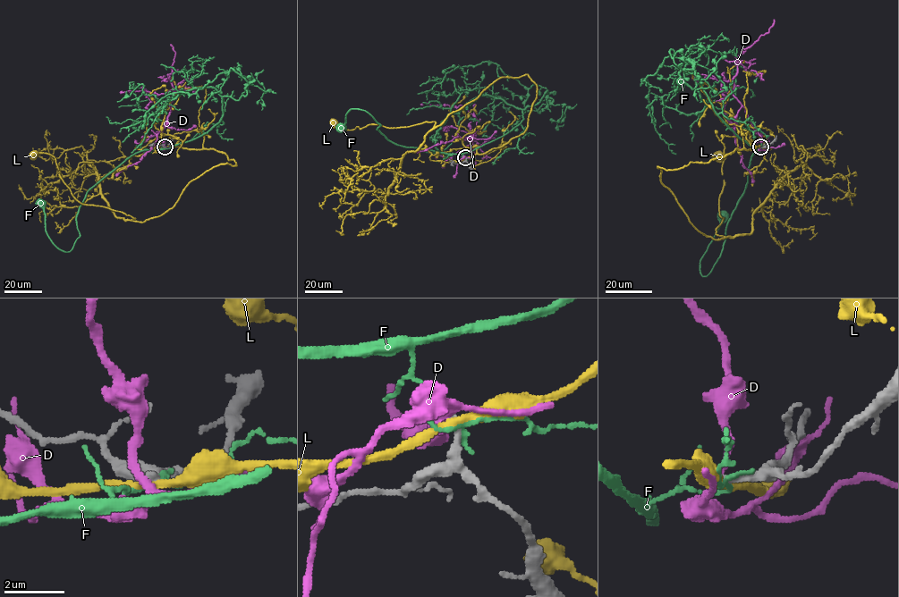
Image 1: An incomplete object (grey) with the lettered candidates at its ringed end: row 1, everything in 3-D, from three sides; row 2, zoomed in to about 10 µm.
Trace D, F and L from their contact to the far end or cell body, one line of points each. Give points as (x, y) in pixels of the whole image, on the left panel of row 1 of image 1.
D: (165, 147), (161, 129), (171, 110), (172, 97), (177, 94), (172, 89), (158, 95), (148, 91), (120, 91)
F: (165, 147), (131, 155), (87, 192), (77, 215), (80, 235), (69, 251), (60, 250), (50, 239), (40, 203)
L: (165, 147), (212, 149), (236, 165), (213, 166), (171, 208), (142, 222), (80, 202), (54, 156), (32, 154)

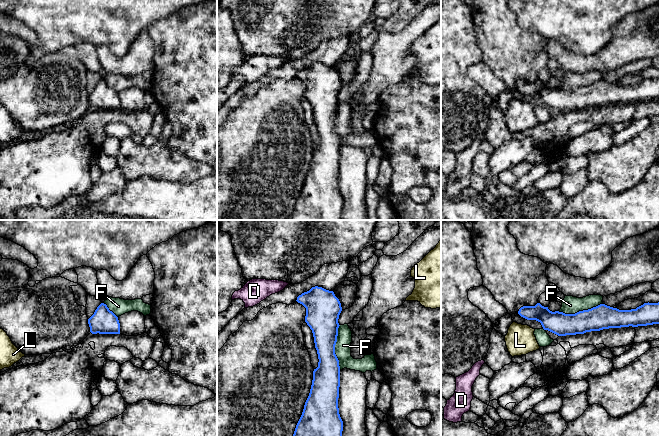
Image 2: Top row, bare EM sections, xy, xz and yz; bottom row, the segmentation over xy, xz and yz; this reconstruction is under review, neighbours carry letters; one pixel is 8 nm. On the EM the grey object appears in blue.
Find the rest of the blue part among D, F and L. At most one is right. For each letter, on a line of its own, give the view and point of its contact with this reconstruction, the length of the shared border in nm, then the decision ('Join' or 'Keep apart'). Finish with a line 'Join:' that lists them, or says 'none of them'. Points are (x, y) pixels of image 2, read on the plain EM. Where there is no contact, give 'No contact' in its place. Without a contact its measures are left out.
D: No contact. Keep apart
F: Touches blue at xz (334, 123). Shared border 360 nm. Keep apart
L: No contact. Keep apart
Join: none of them

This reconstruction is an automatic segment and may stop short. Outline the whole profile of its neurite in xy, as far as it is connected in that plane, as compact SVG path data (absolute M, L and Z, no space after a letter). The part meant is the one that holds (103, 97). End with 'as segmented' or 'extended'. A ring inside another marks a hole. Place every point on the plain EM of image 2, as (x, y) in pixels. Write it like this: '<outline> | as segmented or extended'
M104 79L97 83L88 100L92 110L120 110L118 93Z | as segmented

